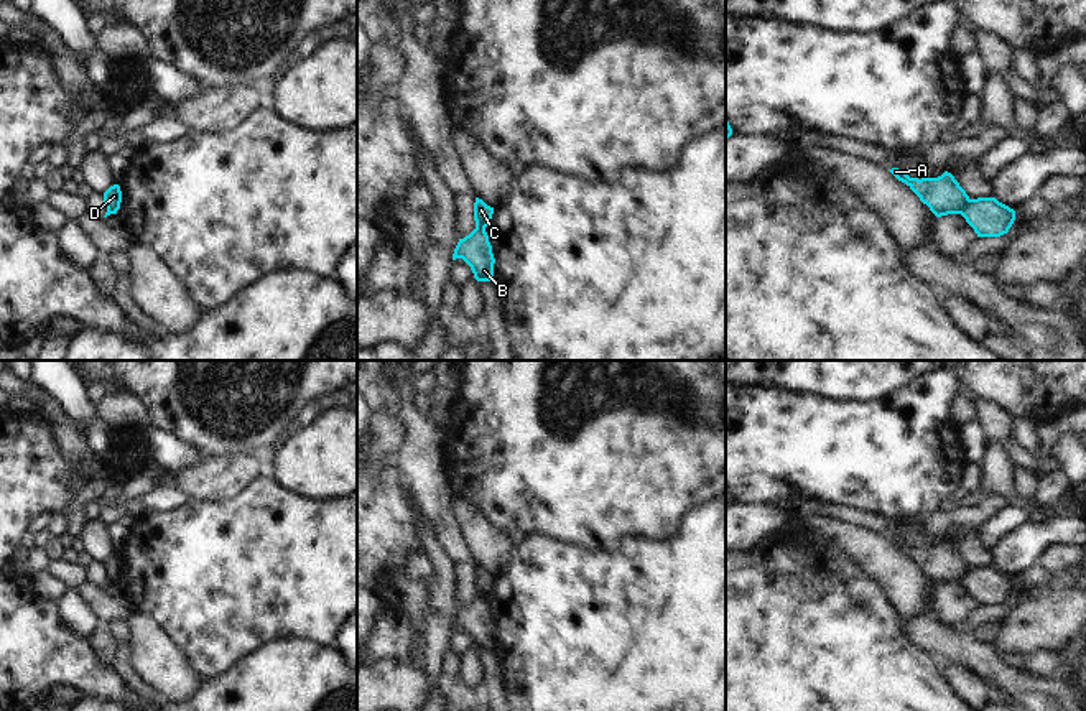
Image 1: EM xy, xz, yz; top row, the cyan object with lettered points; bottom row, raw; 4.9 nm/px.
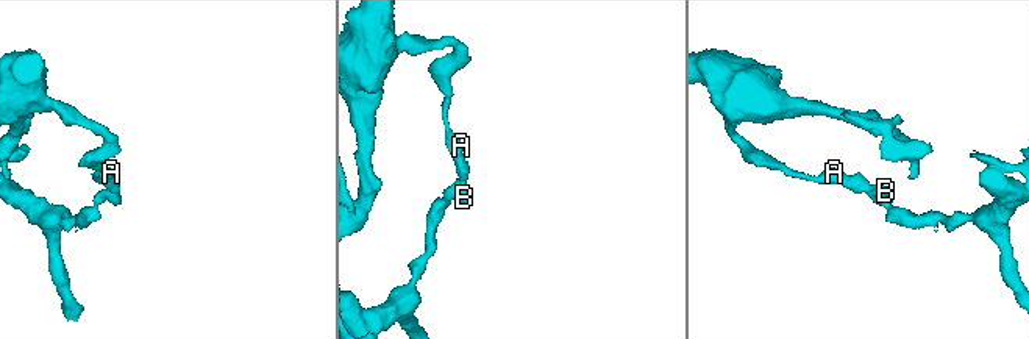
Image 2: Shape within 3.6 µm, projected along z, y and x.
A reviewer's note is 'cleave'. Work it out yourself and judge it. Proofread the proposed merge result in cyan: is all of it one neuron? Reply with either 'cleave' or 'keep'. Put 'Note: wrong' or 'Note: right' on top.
Note: right
cleave

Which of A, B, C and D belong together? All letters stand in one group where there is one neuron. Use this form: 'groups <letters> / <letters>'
groups A C D / B

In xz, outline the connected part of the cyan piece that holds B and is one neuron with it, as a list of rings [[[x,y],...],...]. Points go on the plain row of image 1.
[[[476,596],[459,607],[452,622],[452,629],[456,627],[462,627],[471,635],[477,650],[492,650],[495,627],[485,599]]]

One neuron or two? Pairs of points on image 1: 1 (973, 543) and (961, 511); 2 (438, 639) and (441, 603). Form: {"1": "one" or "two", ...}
{"1": "two", "2": "one"}

